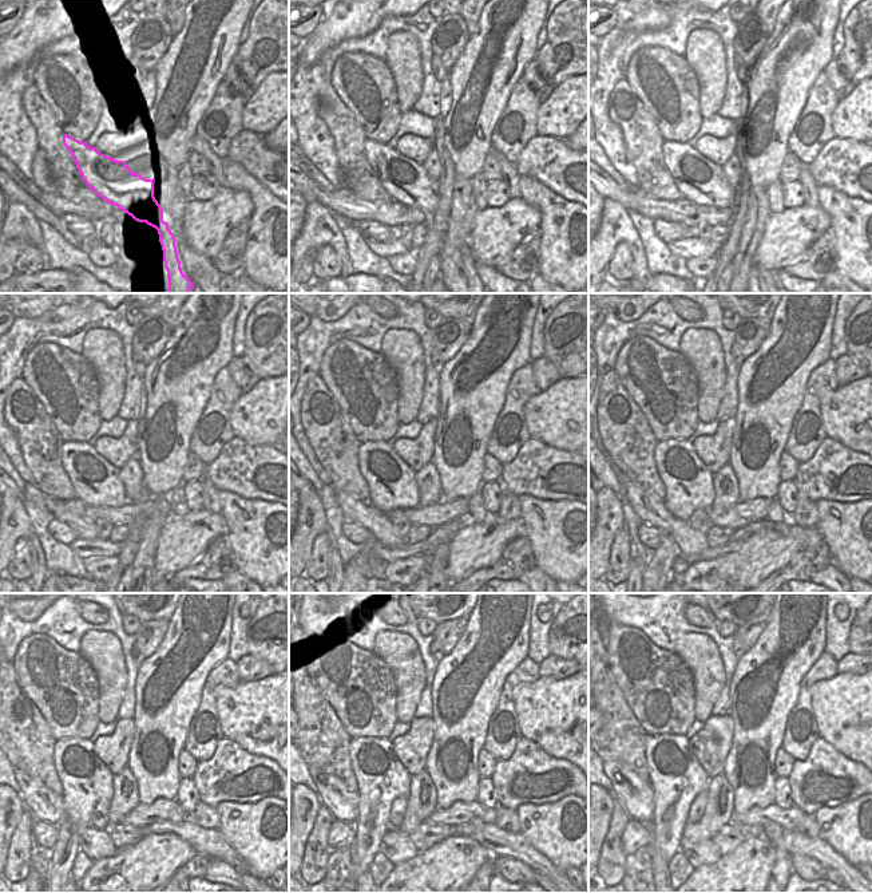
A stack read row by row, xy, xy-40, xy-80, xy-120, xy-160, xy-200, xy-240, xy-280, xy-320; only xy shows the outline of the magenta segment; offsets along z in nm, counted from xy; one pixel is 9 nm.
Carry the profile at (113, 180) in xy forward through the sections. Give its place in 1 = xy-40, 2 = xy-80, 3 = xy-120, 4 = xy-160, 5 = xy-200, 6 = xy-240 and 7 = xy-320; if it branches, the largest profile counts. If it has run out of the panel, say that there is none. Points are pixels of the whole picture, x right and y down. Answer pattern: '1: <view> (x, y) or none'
1: xy-40 (405, 181)
2: xy-80 (701, 181)
3: xy-120 (95, 481)
4: xy-160 (391, 481)
5: xy-200 (689, 483)
6: xy-240 (86, 779)
7: xy-320 (676, 777)

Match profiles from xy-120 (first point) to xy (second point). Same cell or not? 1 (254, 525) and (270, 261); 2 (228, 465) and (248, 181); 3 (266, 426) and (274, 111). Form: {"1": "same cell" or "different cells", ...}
{"1": "same cell", "2": "different cells", "3": "same cell"}

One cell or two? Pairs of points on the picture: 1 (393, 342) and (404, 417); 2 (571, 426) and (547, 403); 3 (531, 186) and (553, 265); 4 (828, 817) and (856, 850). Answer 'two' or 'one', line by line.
1: one
2: one
3: one
4: one

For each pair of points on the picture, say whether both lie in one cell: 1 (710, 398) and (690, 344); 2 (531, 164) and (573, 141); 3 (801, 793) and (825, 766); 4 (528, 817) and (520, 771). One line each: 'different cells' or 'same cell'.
1: same cell
2: different cells
3: same cell
4: different cells

